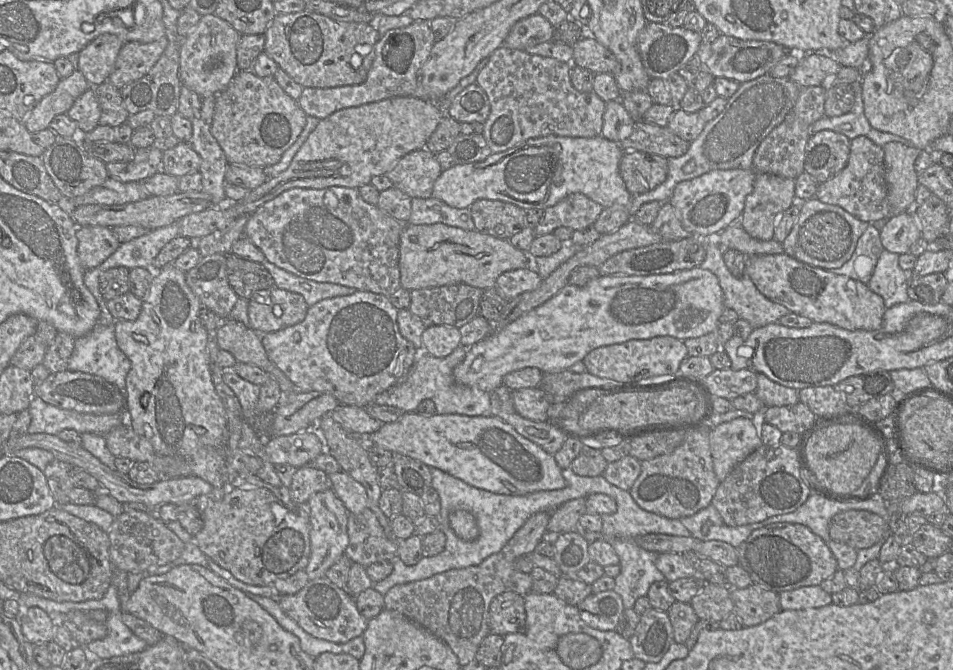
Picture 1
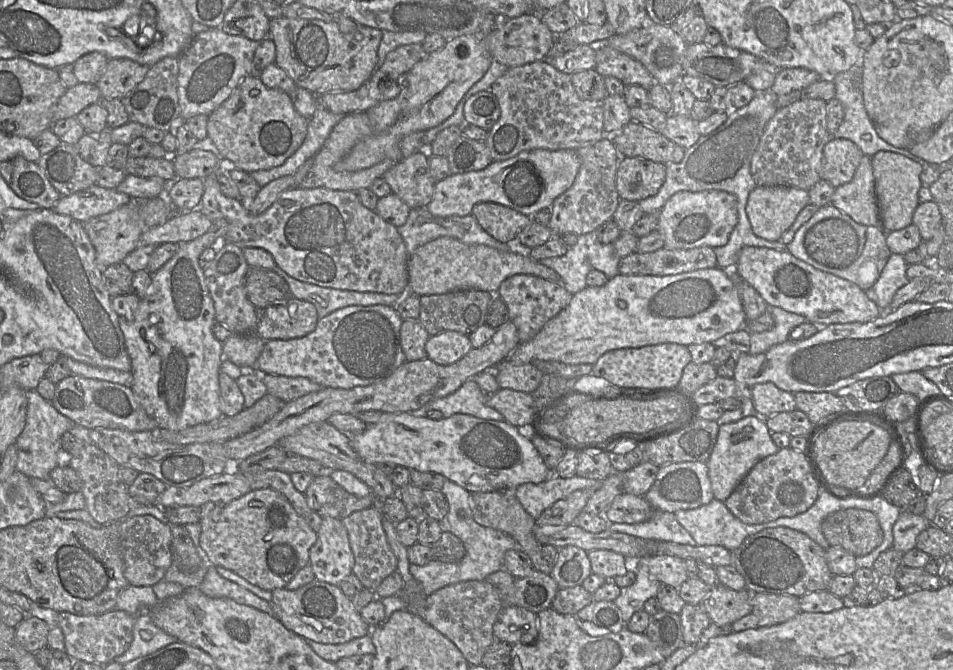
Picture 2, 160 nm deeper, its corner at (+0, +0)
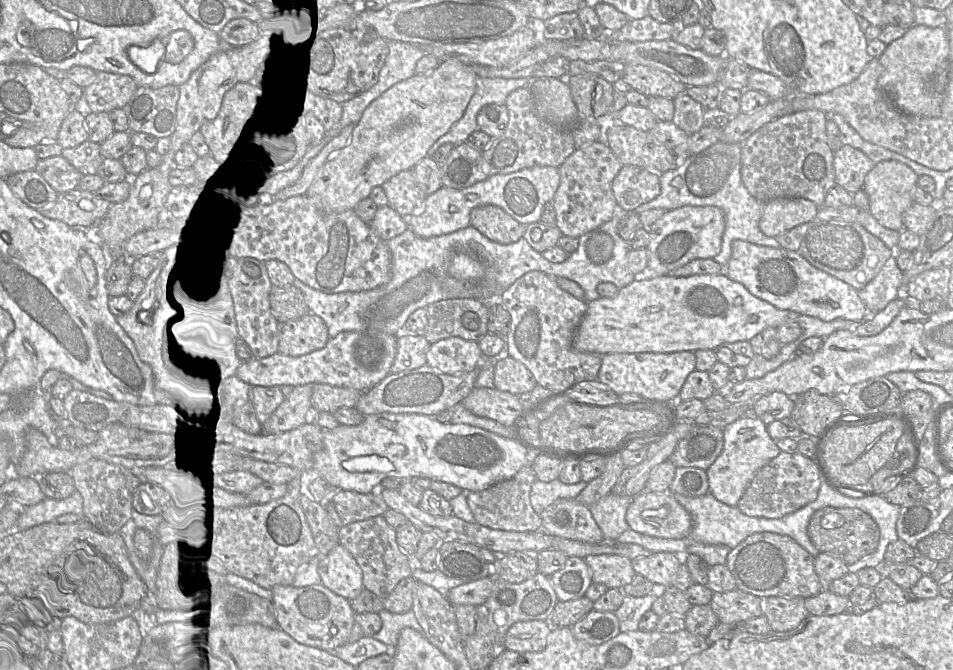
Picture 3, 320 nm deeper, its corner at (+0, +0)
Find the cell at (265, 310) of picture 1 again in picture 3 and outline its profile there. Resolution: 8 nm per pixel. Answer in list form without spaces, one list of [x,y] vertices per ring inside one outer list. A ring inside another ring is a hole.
[[[308,312],[301,318],[280,325],[278,353],[302,356],[324,348],[329,338],[322,318]]]

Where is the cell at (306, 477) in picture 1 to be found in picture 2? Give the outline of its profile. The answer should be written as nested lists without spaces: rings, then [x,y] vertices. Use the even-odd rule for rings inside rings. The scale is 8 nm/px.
[[[329,475],[315,477],[307,488],[305,497],[309,507],[321,517],[330,516],[341,520],[376,504],[373,495],[357,497],[350,494]]]

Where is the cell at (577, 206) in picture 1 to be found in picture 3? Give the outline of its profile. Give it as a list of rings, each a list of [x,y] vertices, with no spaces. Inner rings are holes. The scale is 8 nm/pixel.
[[[604,140],[594,141],[574,151],[558,168],[560,184],[552,200],[556,226],[563,235],[579,238],[610,221],[618,206],[612,183],[622,168]]]

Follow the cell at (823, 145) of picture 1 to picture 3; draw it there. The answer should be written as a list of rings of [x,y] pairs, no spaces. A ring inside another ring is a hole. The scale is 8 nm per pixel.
[[[842,145],[834,152],[835,183],[849,193],[854,194],[863,188],[865,177],[874,164],[859,149]]]

